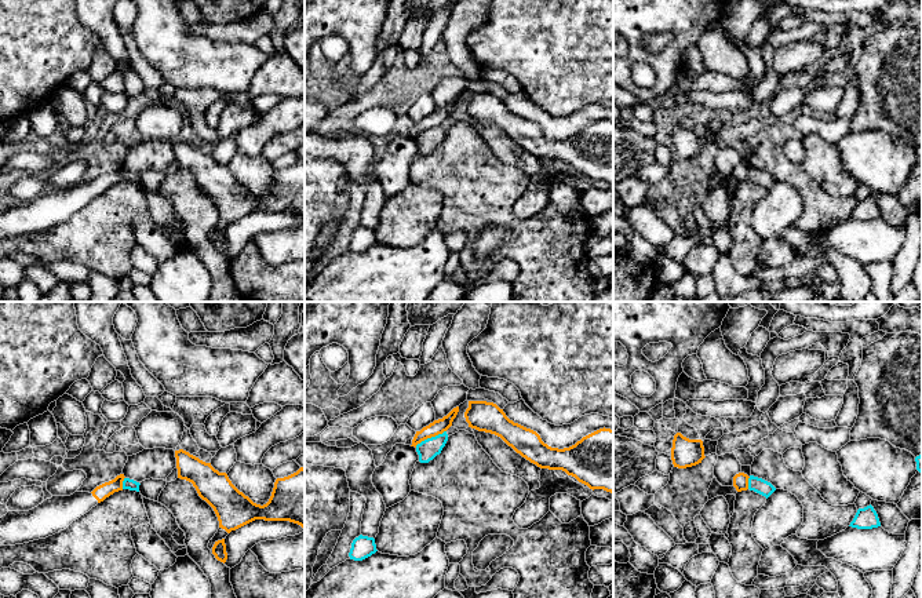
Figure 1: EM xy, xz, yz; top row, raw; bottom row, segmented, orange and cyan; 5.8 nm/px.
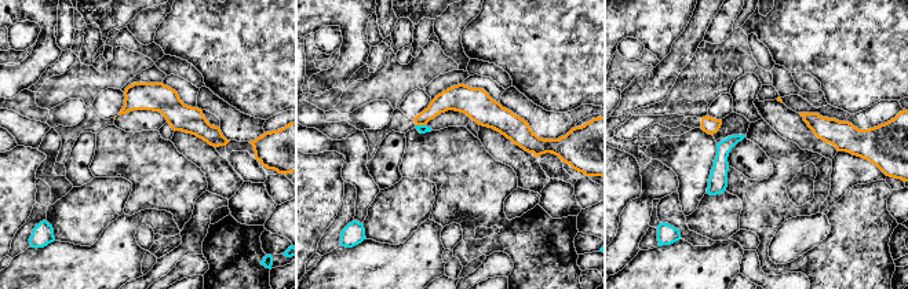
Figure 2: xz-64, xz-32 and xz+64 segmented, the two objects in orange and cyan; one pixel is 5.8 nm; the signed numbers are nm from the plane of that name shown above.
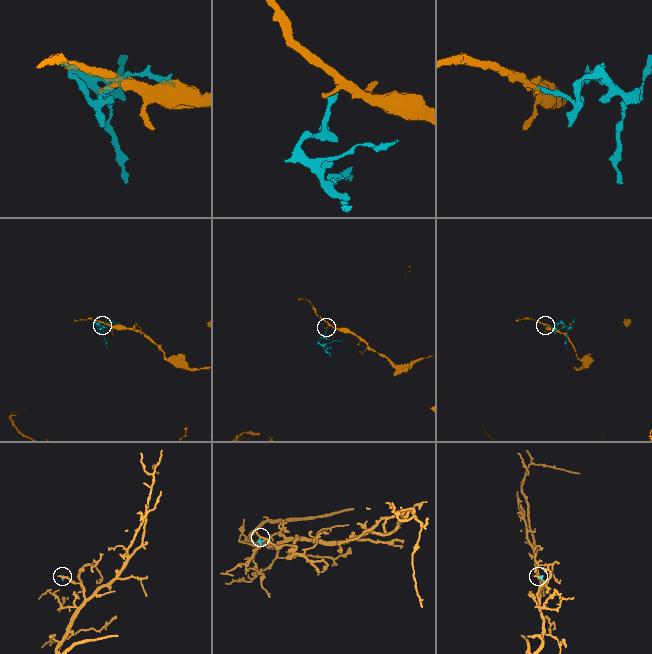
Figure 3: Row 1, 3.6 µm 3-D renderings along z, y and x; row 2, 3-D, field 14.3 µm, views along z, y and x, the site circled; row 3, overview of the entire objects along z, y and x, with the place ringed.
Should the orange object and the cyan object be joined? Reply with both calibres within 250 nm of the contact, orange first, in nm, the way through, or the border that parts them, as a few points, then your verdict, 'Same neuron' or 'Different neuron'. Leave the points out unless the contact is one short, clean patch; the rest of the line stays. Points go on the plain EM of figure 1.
Thickness 80 nm (orange) against 120 nm. Boundary: xz (445, 121), (422, 131), (415, 138). Different neuron

